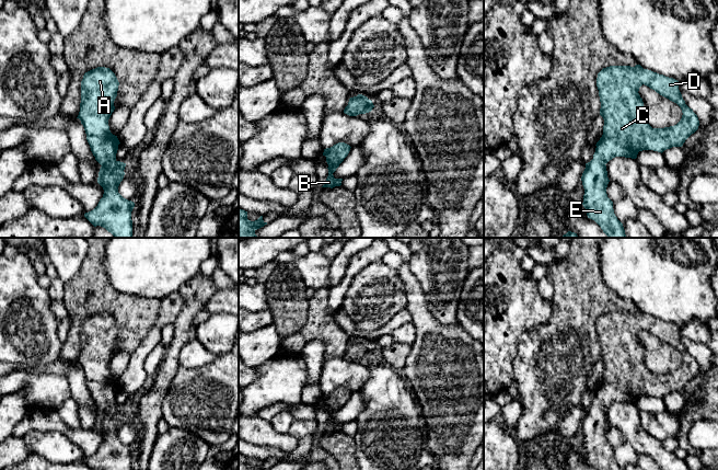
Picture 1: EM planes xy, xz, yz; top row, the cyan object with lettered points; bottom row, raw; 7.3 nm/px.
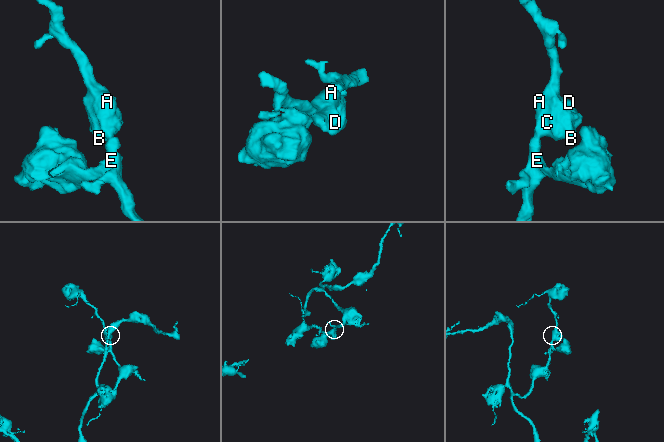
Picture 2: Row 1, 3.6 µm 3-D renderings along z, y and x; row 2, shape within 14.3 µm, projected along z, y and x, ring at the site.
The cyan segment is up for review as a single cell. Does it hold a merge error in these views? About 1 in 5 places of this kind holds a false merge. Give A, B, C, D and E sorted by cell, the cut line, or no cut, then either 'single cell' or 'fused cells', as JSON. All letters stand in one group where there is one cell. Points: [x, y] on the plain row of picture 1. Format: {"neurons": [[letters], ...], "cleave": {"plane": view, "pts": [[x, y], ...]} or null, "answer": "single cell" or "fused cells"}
{"neurons": [["A", "B", "C", "D", "E"]], "cleave": null, "answer": "single cell"}

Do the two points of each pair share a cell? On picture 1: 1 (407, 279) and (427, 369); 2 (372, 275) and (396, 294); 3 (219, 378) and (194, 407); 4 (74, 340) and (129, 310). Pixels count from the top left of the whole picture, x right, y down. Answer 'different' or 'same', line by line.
1: same
2: same
3: same
4: same

